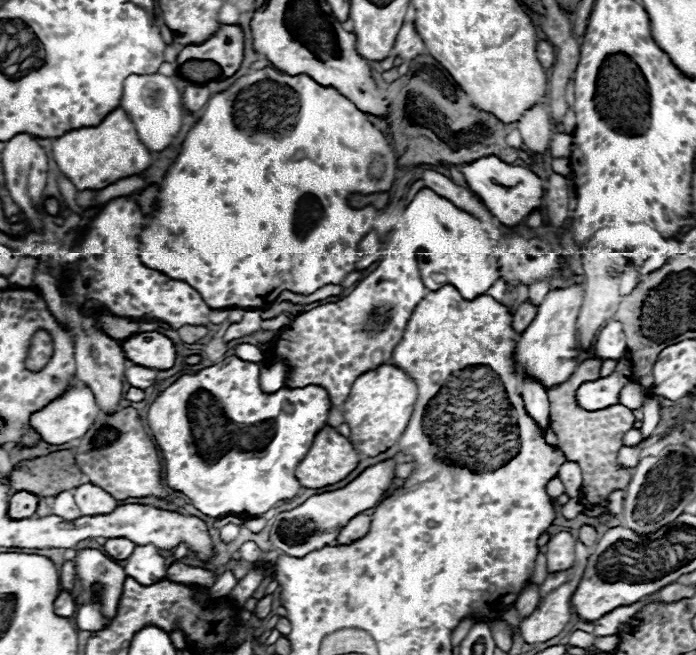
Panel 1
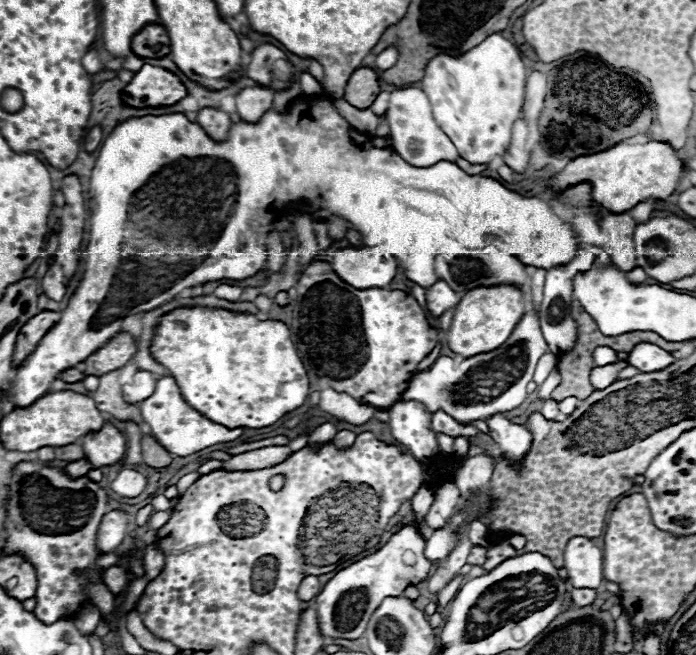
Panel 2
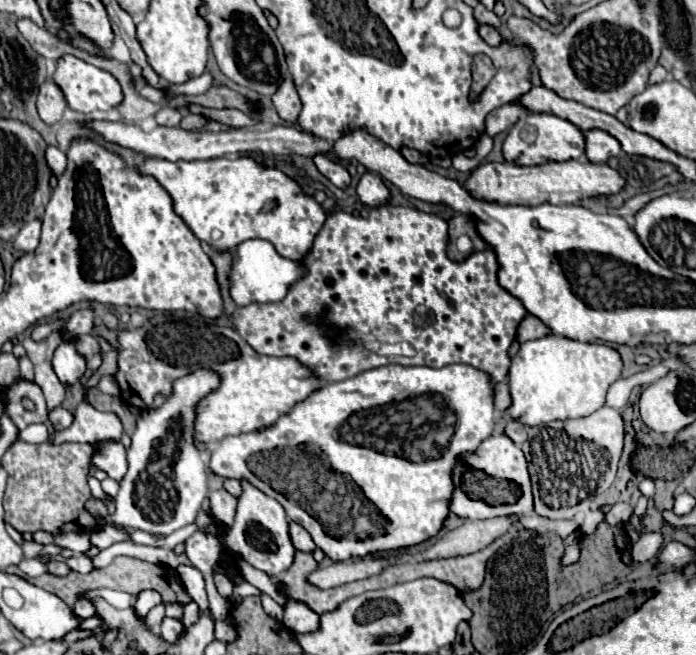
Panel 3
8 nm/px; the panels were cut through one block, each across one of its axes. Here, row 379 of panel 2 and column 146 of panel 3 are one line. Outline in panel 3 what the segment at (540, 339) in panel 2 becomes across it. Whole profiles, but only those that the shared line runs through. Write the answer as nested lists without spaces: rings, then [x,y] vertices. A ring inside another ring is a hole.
[[[200,368],[200,372],[176,380],[172,400],[140,414],[132,446],[126,452],[128,472],[120,482],[116,512],[112,514],[116,524],[166,536],[194,522],[208,492],[208,476],[206,464],[194,446],[192,416],[200,396],[206,396],[216,384],[220,384],[218,376]]]

